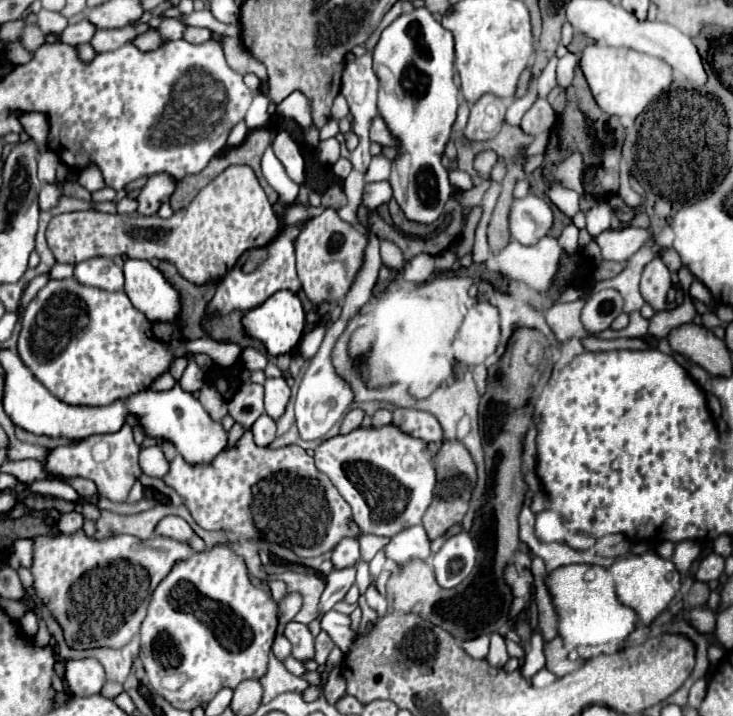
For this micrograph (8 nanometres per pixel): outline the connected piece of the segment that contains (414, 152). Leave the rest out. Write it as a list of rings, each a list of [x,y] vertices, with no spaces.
[[[427,7],[413,9],[411,13],[397,17],[387,29],[383,29],[373,49],[373,67],[375,75],[379,77],[379,113],[385,119],[389,131],[401,141],[401,155],[393,161],[389,177],[393,197],[409,221],[429,225],[443,213],[445,201],[451,195],[451,183],[447,169],[441,165],[441,155],[447,141],[451,139],[451,125],[455,121],[459,105],[459,89],[453,81],[453,35],[433,17]]]

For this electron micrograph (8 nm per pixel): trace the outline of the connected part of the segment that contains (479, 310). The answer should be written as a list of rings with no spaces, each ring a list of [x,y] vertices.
[[[489,301],[475,303],[465,315],[453,343],[453,353],[459,363],[481,365],[497,349],[499,343],[499,315]]]

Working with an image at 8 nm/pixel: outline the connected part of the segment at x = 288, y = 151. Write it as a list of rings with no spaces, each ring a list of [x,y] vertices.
[[[275,137],[271,147],[291,179],[293,179],[293,173],[305,173],[305,163],[303,163],[299,145],[291,137]]]

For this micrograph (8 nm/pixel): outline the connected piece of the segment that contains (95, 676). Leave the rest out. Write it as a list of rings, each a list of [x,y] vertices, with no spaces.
[[[59,659],[65,665],[63,679],[73,695],[97,695],[105,685],[105,671],[97,659]]]

